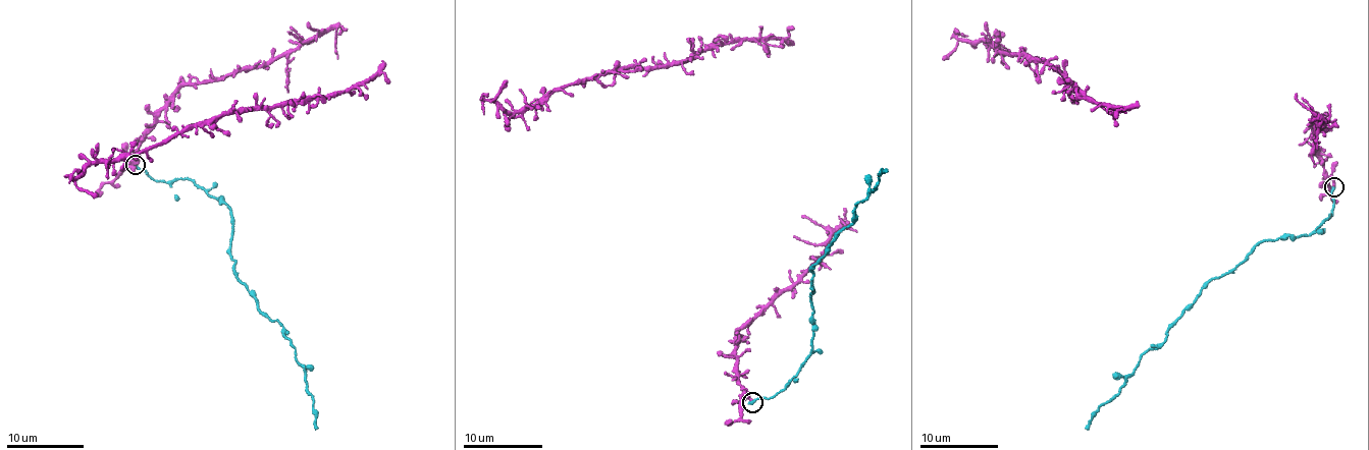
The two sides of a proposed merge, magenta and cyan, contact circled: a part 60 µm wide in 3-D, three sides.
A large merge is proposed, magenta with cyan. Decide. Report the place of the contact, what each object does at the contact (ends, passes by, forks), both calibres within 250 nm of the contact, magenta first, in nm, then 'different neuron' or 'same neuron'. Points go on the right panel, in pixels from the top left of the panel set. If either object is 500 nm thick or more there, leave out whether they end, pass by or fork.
place (1334, 186); magenta ends; cyan ends; calibres 180 and 280 nm; different neuron

